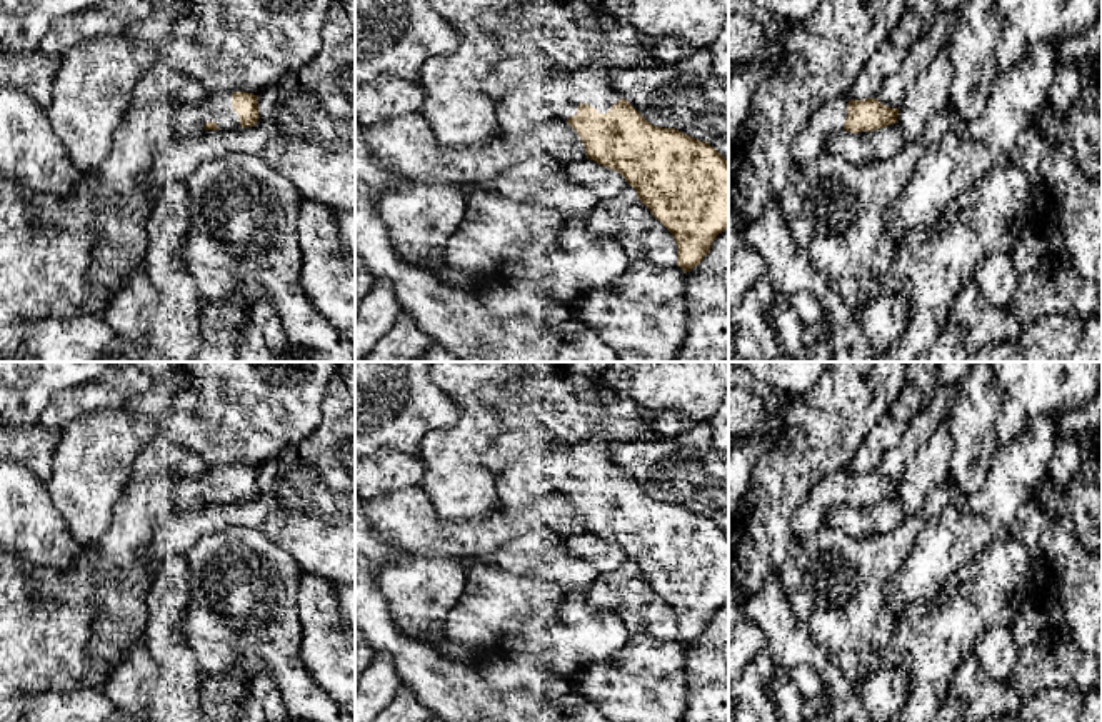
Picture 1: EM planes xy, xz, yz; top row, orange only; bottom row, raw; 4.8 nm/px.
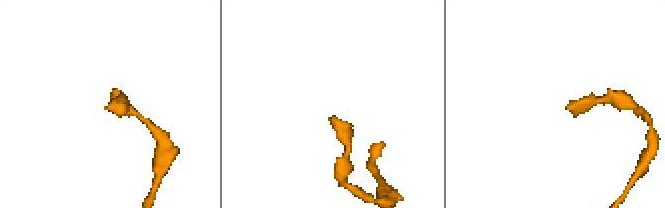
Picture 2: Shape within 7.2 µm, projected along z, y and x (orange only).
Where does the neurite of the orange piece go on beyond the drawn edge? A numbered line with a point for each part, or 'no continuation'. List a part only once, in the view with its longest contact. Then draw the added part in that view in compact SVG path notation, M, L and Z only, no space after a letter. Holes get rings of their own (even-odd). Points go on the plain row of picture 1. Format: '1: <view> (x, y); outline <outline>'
1: yz (811, 514); outline M829 477L809 494L809 497L797 507L790 519L792 539L807 537L825 524L827 514L840 502L844 502L845 490L839 477Z

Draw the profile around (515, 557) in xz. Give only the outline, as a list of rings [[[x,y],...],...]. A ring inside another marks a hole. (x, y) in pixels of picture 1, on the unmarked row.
[[[518,535],[498,549],[492,560],[505,572],[528,577],[533,572],[535,559],[523,535]]]

